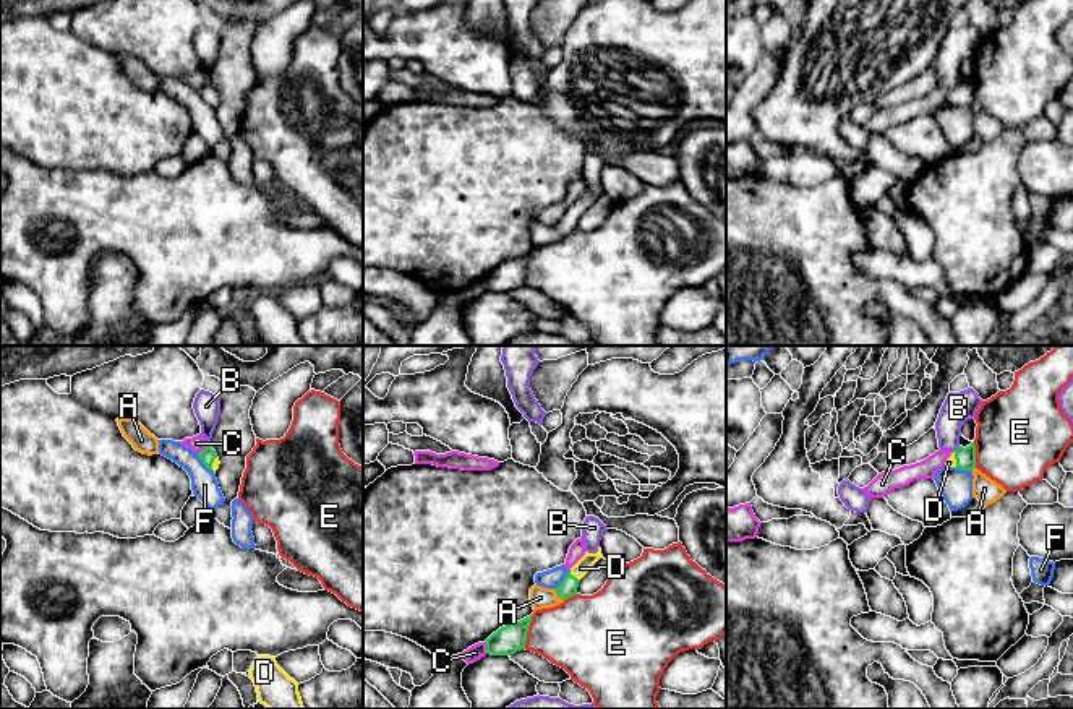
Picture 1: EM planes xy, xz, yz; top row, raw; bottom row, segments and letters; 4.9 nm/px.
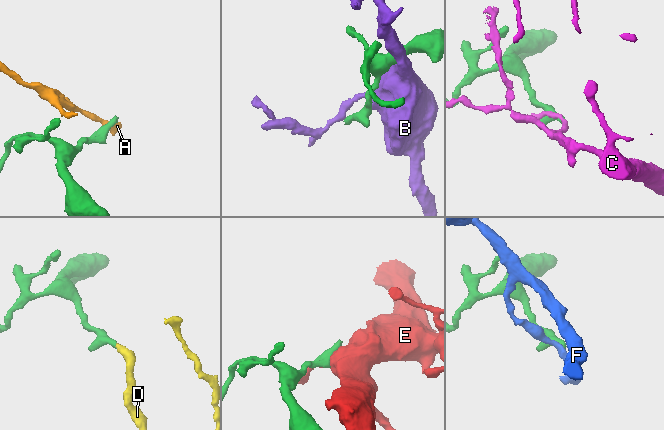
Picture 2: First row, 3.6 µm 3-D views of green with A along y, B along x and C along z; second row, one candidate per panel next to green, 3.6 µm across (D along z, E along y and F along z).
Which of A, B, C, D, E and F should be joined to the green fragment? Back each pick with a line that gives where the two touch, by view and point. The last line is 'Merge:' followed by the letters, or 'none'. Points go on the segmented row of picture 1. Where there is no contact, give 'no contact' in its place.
D: xz (574, 576)
Merge: D

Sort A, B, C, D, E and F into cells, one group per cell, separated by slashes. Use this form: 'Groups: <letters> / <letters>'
Groups: A / B / C / D / E / F

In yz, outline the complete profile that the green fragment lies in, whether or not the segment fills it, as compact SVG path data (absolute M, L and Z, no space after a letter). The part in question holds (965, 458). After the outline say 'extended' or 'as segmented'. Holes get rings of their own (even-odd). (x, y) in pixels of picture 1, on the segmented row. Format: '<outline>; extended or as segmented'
M974 441L963 448L958 446L945 462L947 467L956 467L961 471L973 471L976 467L976 446Z; extended

